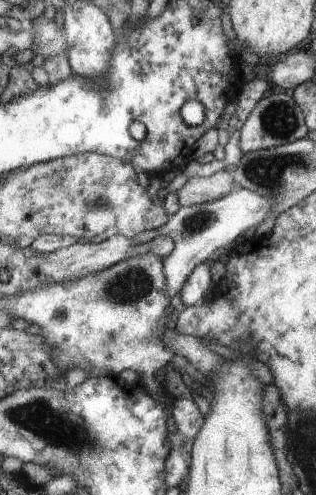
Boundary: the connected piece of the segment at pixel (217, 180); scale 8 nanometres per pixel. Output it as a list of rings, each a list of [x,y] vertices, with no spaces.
[[[220,170],[208,177],[192,177],[176,190],[179,206],[194,206],[218,200],[238,188],[234,174]]]

